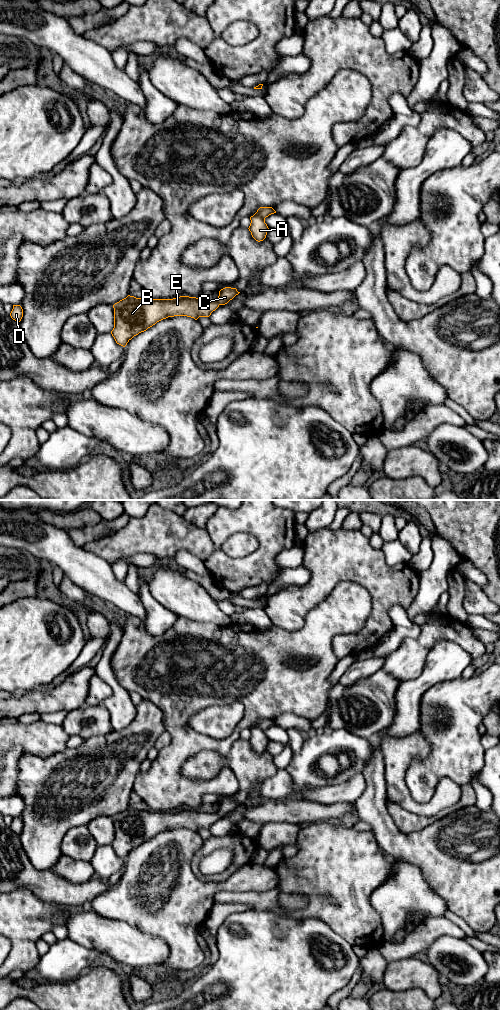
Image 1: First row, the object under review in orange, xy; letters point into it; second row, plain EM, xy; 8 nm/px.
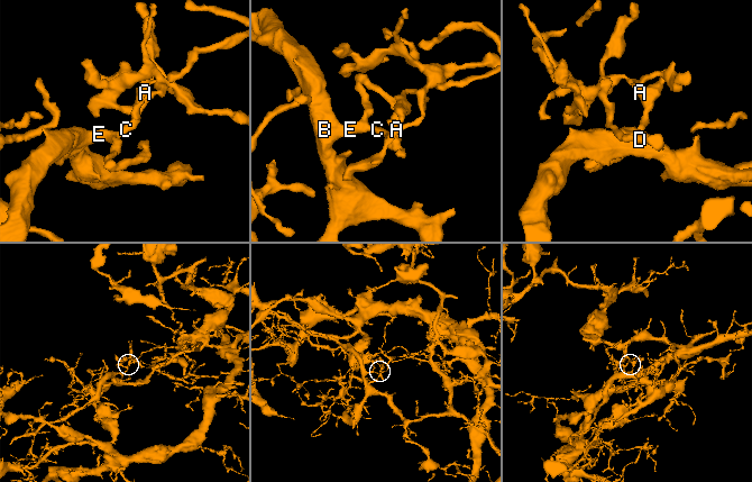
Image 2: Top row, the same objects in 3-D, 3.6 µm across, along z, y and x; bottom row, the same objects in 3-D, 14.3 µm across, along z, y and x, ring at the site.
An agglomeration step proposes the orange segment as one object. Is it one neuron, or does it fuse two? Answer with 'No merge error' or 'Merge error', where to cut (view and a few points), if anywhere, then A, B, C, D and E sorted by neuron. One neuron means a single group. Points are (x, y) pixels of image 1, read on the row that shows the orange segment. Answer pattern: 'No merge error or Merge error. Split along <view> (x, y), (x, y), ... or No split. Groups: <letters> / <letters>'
Merge error. Split along xy (254, 214), (264, 218). Groups: A B C E / D

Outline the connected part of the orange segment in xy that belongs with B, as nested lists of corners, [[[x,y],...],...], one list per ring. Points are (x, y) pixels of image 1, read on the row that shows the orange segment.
[[[225,287],[219,291],[218,298],[212,301],[189,296],[151,299],[128,295],[113,305],[114,328],[111,334],[117,344],[125,347],[134,336],[163,319],[174,316],[187,316],[195,320],[209,317],[220,305],[227,304],[239,293],[236,288]]]

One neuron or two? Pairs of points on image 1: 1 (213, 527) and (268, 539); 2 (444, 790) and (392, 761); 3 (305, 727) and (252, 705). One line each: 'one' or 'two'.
1: one
2: one
3: two

